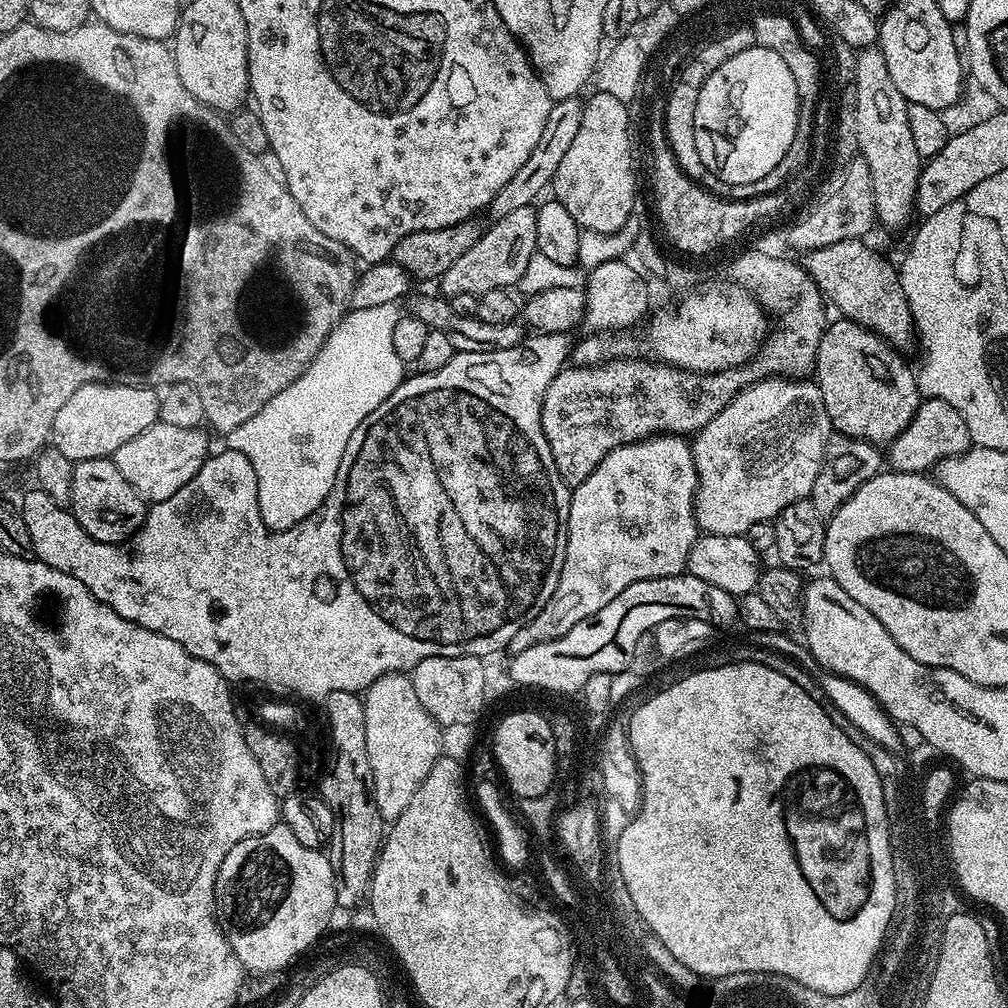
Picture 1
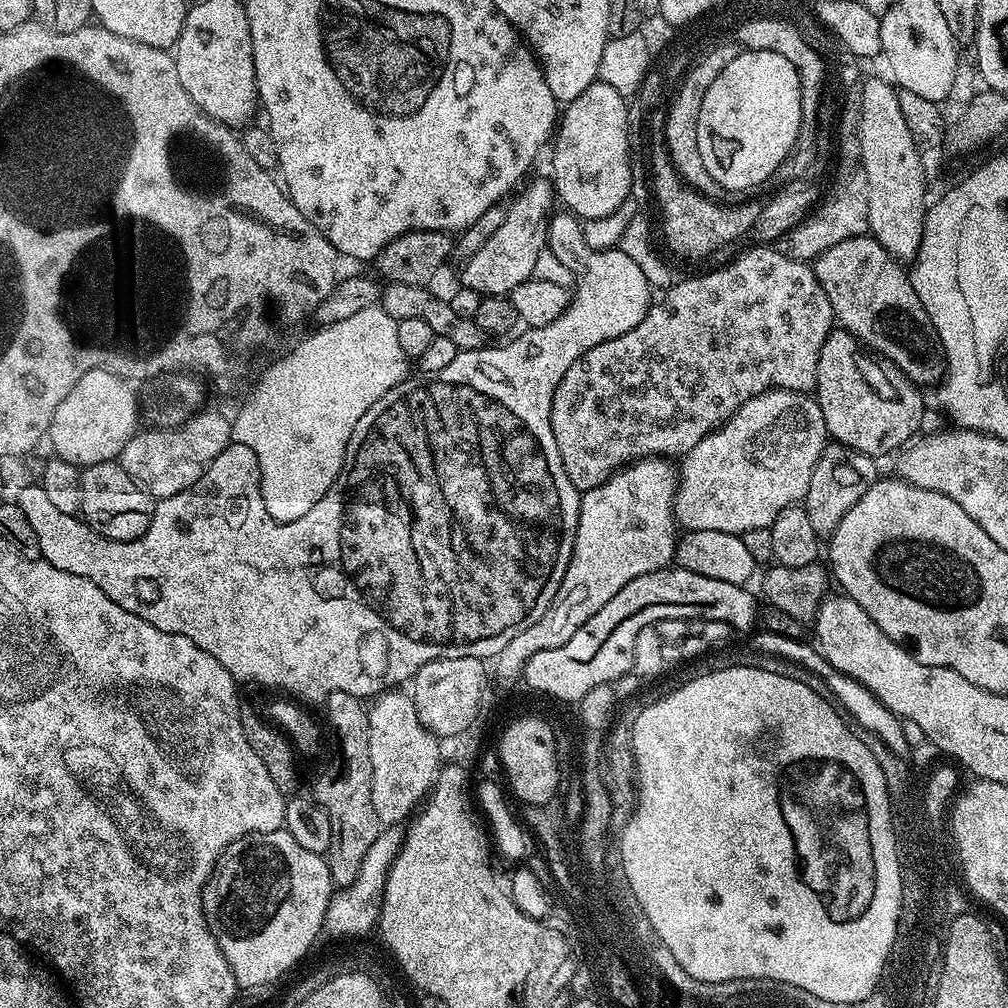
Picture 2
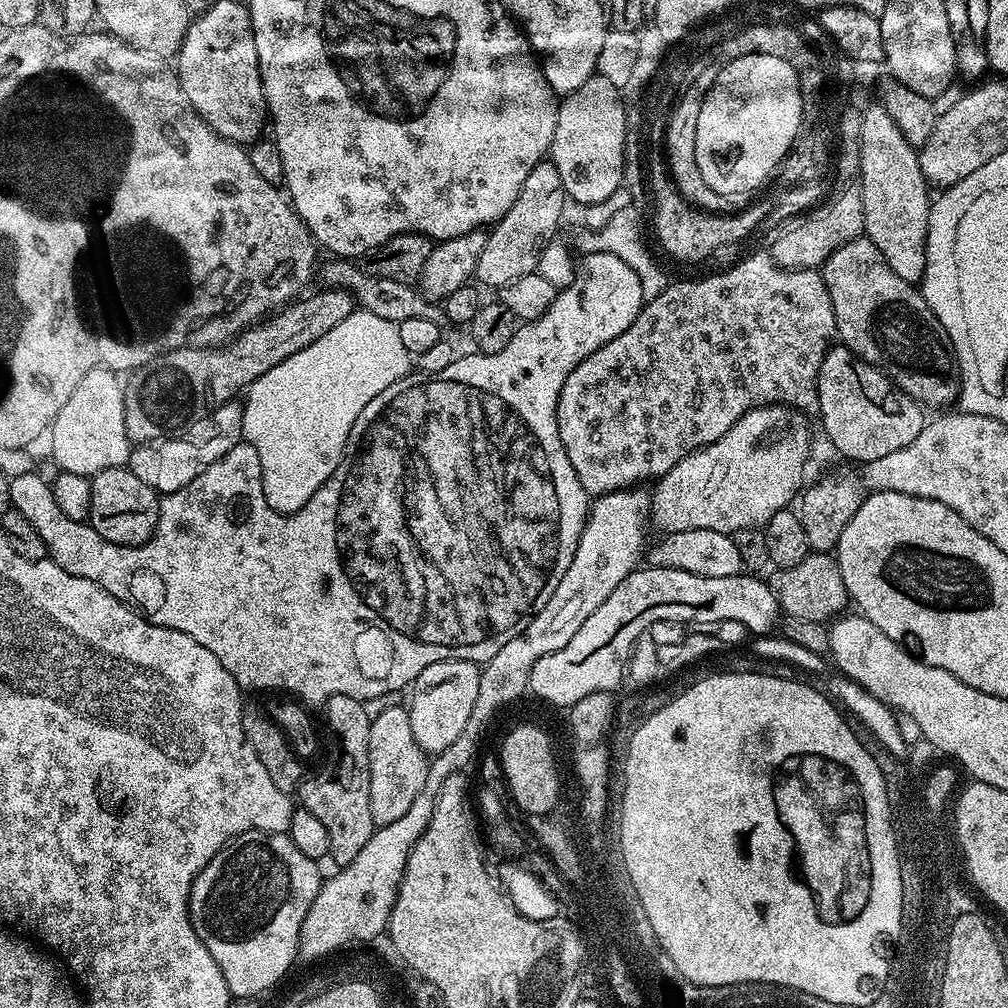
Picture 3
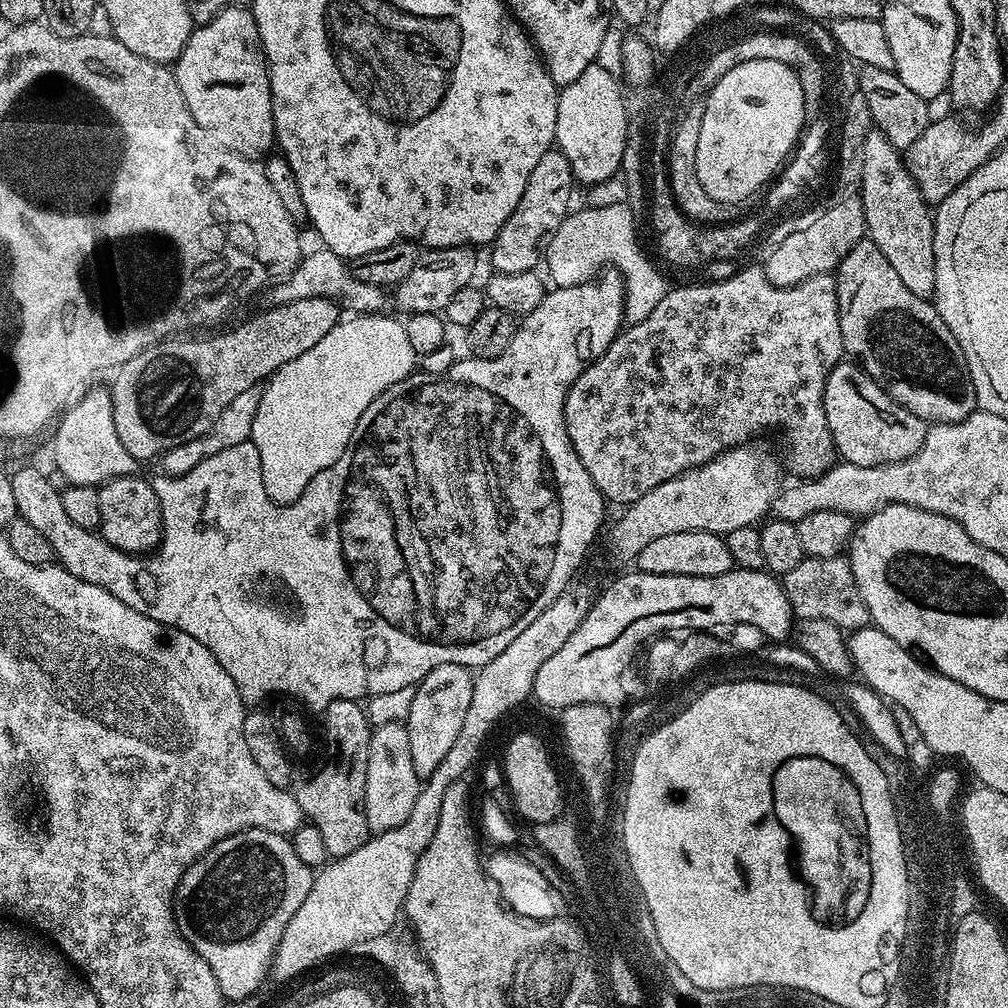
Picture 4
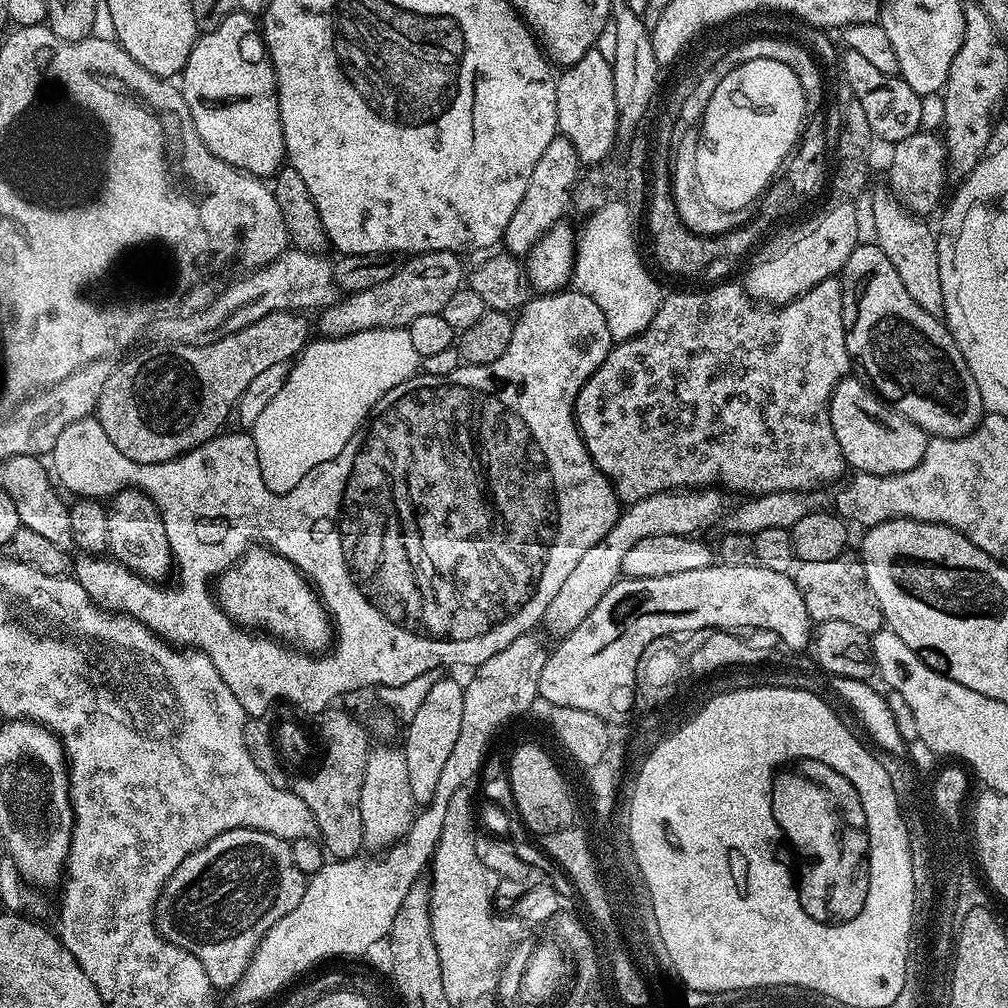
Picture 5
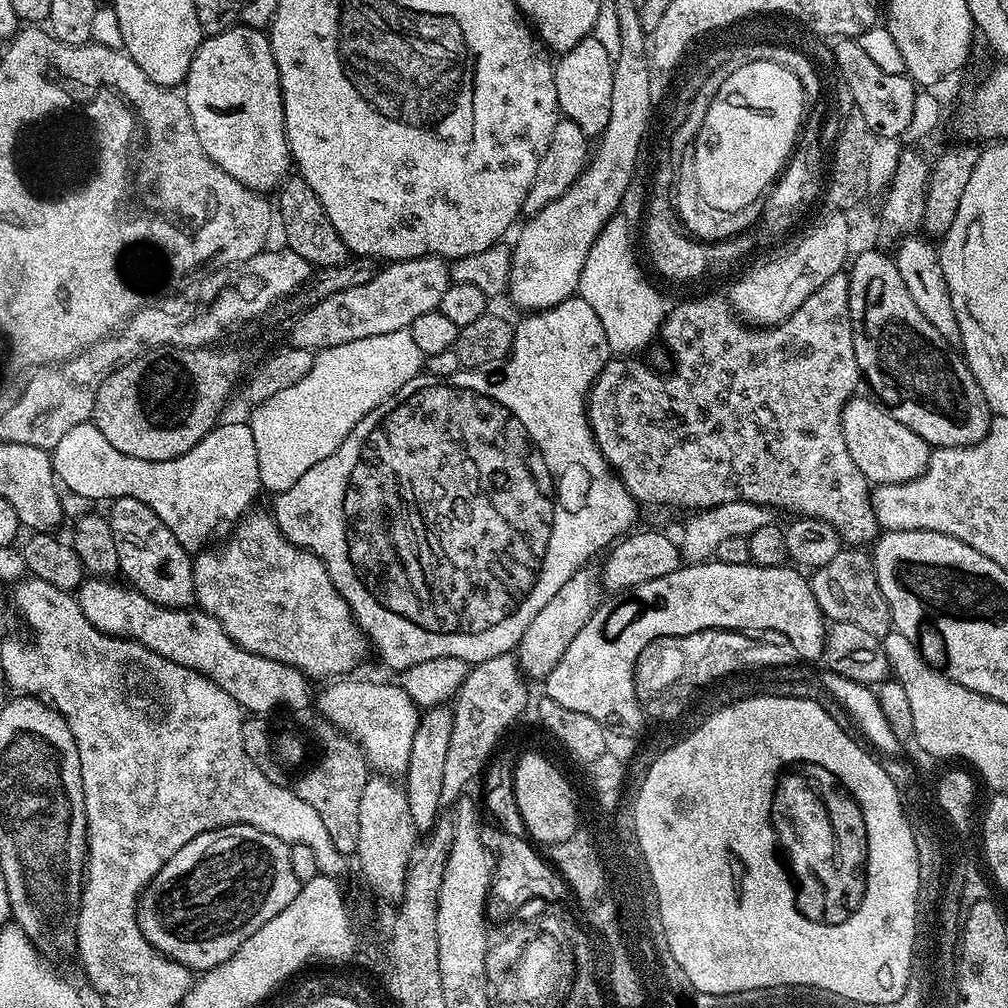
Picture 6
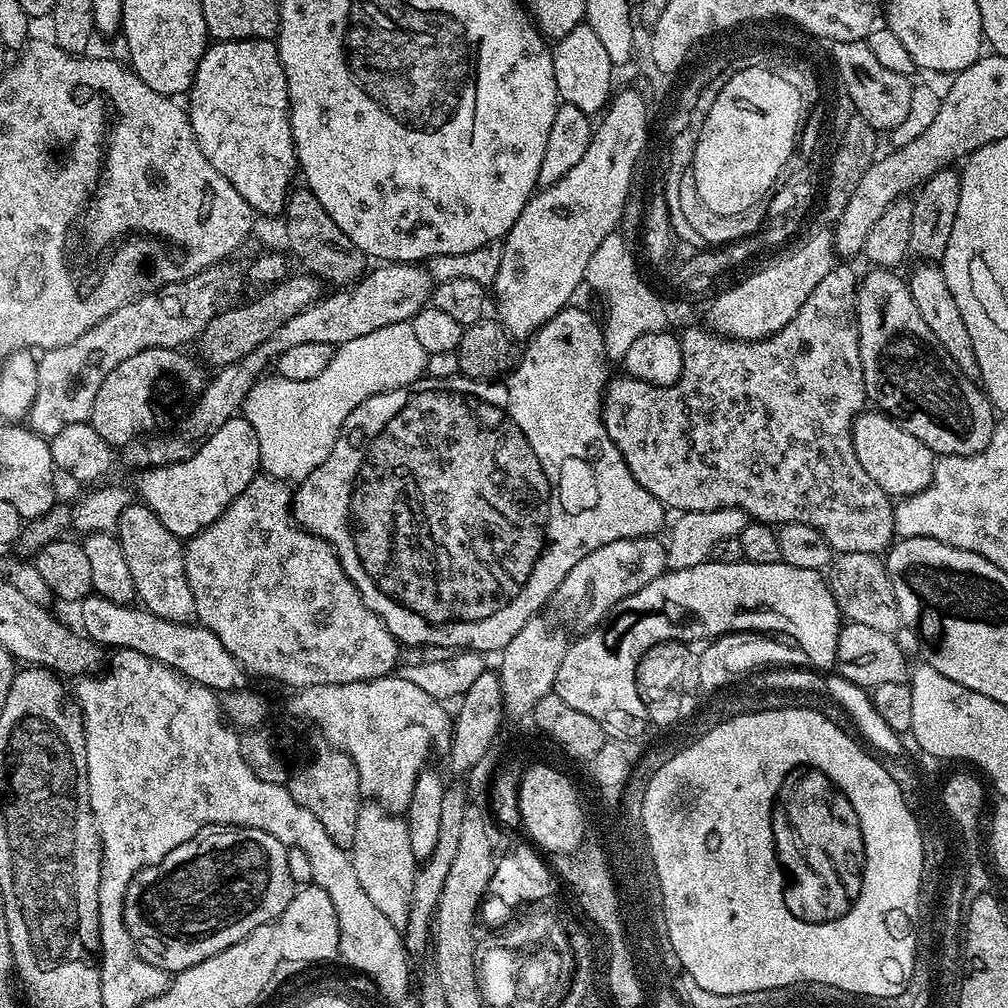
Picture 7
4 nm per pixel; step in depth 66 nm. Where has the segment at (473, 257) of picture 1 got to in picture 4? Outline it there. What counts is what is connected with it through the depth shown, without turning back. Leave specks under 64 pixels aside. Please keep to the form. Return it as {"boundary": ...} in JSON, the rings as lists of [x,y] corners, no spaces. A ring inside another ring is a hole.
{"boundary":[[[553,147],[546,154],[542,154],[530,173],[530,182],[526,182],[526,190],[522,190],[522,198],[518,206],[514,206],[514,214],[498,230],[495,240],[490,245],[492,251],[492,264],[496,272],[506,274],[522,274],[531,272],[544,259],[544,251],[548,248],[550,238],[562,226],[562,222],[568,216],[572,200],[572,188],[574,181],[570,162],[566,162],[566,154]]]}

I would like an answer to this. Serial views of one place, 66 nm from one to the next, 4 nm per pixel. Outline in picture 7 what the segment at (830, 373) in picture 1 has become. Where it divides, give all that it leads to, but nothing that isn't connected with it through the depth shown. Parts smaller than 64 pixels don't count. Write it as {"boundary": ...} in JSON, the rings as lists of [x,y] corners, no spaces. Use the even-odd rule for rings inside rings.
{"boundary":[[[879,410],[861,412],[852,427],[852,441],[854,454],[858,454],[858,462],[862,462],[862,470],[878,482],[889,498],[913,496],[930,486],[938,459],[936,453],[922,446],[914,434],[906,434],[906,430],[902,430],[900,423],[892,417]]]}

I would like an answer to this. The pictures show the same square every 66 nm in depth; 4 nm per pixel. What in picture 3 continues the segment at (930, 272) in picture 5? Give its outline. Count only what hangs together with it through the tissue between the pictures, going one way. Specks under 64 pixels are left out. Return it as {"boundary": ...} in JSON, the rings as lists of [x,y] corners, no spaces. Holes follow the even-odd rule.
{"boundary":[[[879,102],[867,105],[862,118],[860,165],[863,167],[863,209],[865,210],[865,234],[874,246],[890,262],[890,270],[898,274],[906,282],[919,285],[926,270],[926,246],[928,245],[928,215],[932,209],[932,200],[928,191],[930,185],[924,179],[920,169],[920,154],[910,142],[906,142],[906,134],[898,130],[898,122],[890,118],[890,114]]]}

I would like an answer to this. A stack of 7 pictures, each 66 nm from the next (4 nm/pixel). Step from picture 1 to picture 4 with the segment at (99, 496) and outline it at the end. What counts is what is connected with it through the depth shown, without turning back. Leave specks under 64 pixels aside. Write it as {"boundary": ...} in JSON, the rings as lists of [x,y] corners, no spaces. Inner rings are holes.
{"boundary":[[[137,474],[113,476],[99,485],[100,527],[99,535],[110,546],[123,552],[148,554],[159,545],[164,523],[160,517],[160,499],[155,487]]]}

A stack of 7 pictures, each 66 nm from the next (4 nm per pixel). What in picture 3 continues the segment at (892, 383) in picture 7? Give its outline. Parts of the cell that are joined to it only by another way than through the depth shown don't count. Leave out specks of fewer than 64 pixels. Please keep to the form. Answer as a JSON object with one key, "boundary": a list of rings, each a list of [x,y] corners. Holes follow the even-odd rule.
{"boundary":[[[867,238],[846,242],[841,248],[834,250],[834,254],[830,254],[828,261],[822,265],[822,275],[828,287],[830,302],[834,306],[836,335],[843,347],[849,348],[859,360],[865,360],[867,364],[879,368],[892,379],[897,388],[901,388],[921,406],[944,410],[959,401],[960,363],[956,360],[956,351],[942,322],[938,322],[934,310],[930,310],[919,287],[898,278],[898,274],[890,270],[890,262],[882,258],[874,242]]]}

